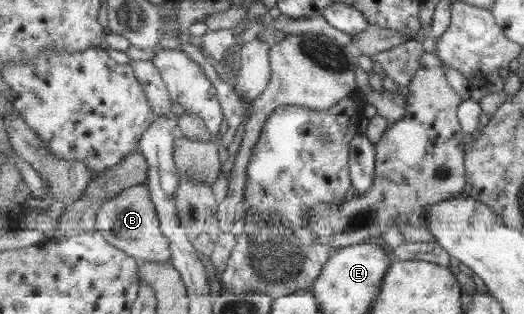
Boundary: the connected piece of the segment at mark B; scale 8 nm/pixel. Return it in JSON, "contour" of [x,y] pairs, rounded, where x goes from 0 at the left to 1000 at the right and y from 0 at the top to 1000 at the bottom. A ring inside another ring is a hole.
{"contour":[[[279,586],[233,605],[189,659],[183,729],[216,783],[240,799],[242,809],[275,831],[302,834],[328,863],[328,803],[323,761],[307,732],[305,701],[284,596]]]}

